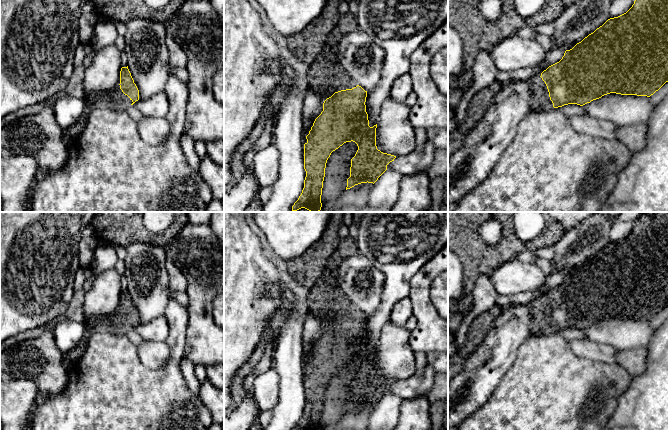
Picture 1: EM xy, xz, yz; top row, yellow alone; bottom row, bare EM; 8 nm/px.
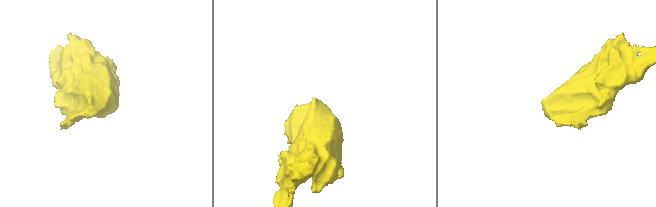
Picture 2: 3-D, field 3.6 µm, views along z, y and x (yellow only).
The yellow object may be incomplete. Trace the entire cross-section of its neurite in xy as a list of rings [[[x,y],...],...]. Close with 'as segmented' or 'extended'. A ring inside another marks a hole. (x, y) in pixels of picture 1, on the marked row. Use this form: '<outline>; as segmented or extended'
[[[127,67],[120,71],[120,84],[112,92],[106,94],[93,94],[86,97],[86,108],[79,120],[64,130],[63,141],[72,145],[83,132],[88,114],[96,108],[110,108],[115,110],[126,110],[139,100],[139,90],[134,83],[131,73]]]; extended

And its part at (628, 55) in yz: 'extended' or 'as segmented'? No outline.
extended

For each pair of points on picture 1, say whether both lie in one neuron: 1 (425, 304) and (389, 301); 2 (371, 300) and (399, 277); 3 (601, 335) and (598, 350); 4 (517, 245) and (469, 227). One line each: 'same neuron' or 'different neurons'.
1: different neurons
2: different neurons
3: different neurons
4: same neuron

